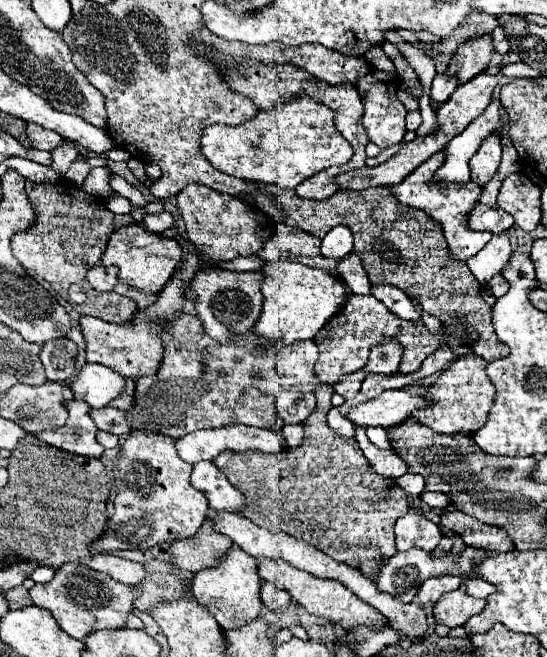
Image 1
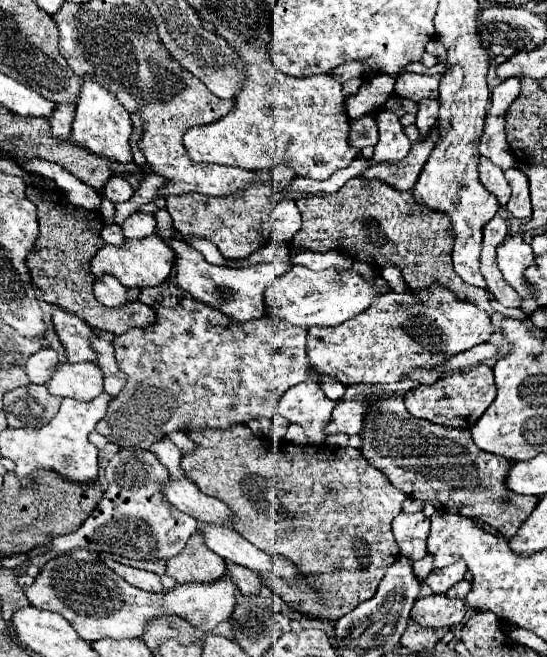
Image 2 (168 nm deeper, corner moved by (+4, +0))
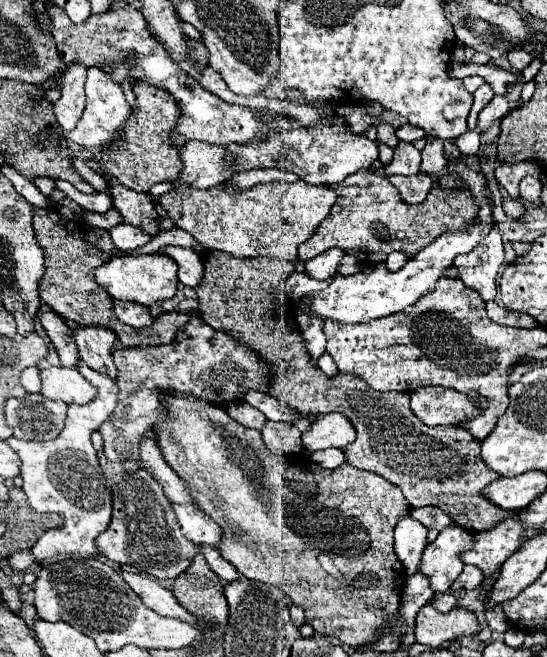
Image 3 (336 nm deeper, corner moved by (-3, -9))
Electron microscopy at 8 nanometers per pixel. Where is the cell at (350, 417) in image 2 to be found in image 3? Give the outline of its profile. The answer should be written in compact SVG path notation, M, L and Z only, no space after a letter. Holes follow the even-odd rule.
M342 414L316 416L310 428L302 434L302 446L310 452L324 448L344 448L356 440L356 430Z

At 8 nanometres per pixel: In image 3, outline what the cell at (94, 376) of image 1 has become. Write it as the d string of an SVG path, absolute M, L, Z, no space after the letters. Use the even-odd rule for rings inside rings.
M46 366L40 370L42 394L66 404L88 404L96 398L96 388L76 370L64 366Z

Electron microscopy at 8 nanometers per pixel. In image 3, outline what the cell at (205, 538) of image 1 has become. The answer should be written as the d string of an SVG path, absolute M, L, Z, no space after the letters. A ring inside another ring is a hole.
M196 554L192 566L174 580L176 600L200 622L222 628L228 622L228 604L220 578L208 568L204 556Z

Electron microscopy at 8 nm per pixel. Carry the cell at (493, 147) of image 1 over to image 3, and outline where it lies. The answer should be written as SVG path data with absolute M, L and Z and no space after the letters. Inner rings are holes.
M502 200L502 206L504 206L504 212L510 220L522 220L524 218L526 208L522 206L520 200Z

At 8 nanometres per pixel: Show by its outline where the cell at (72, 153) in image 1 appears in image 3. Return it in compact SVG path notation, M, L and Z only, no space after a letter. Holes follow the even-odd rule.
M68 64L62 74L62 98L54 102L54 118L68 132L76 128L84 112L86 70L84 64Z

